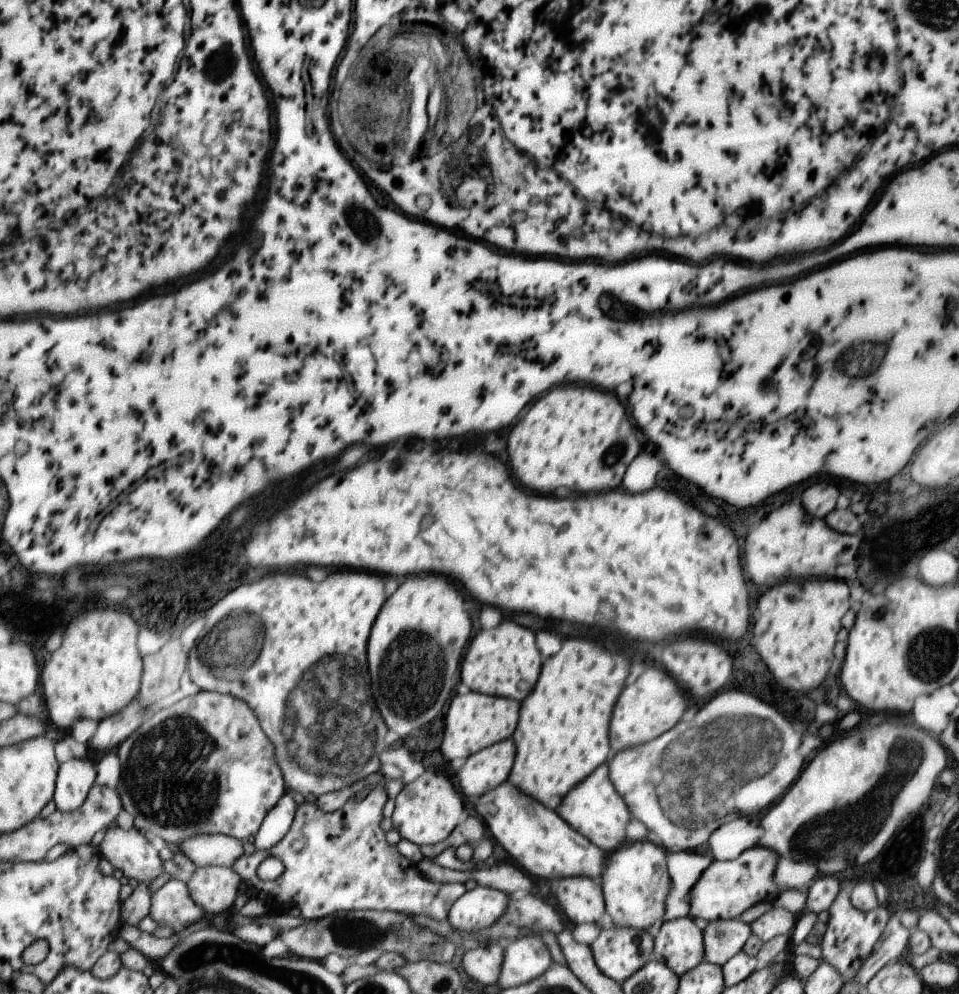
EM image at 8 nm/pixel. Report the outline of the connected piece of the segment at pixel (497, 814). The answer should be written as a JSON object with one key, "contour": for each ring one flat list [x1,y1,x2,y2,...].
{"contour":[[501,784,501,788,493,788,479,796,474,810,480,819,483,818,487,836,497,838,497,844,529,876,543,880,557,880,565,876,595,878,604,870,607,854,603,854,592,841,571,830,555,812,543,808,527,796,521,796,521,792,509,784]]}

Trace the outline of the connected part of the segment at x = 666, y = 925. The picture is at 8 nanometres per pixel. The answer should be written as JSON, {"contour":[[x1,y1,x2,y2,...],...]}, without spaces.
{"contour":[[688,916,662,921,655,936,653,958,668,965,680,977,704,959,701,938,704,938,701,930]]}

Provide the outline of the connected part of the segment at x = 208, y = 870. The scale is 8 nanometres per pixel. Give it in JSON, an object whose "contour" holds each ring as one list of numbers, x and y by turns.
{"contour":[[206,866,196,868,188,885,193,900,212,917,233,912,243,882,233,867]]}

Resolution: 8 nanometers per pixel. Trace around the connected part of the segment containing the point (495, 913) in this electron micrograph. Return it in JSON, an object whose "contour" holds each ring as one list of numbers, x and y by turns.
{"contour":[[476,885,473,890,465,891,452,905,447,913,445,920,451,928,464,933,473,933,483,931,485,928,495,924,496,920,508,908,508,893,499,892,497,889,485,888]]}

